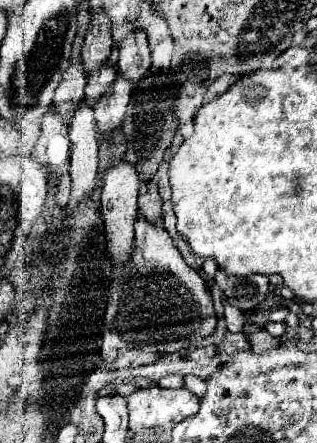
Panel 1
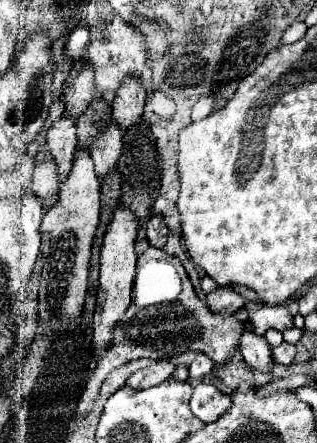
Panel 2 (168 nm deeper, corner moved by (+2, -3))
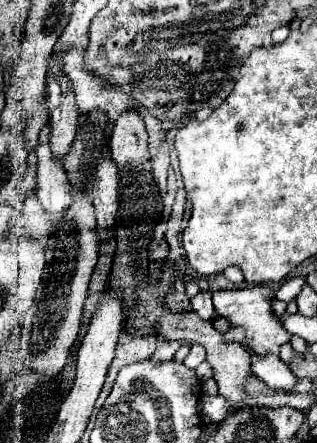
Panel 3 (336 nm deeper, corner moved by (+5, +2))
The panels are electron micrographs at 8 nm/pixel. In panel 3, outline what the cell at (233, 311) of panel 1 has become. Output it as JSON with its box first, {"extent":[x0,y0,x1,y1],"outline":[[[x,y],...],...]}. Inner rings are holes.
{"extent":[252,355,298,393],"outline":[[[252,355],[252,373],[276,391],[292,393],[292,387],[298,385],[298,377],[276,355]]]}

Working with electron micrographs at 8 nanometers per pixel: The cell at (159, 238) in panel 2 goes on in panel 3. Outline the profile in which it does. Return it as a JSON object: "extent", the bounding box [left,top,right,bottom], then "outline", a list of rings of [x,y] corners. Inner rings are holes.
{"extent":[148,241,168,261],"outline":[[[154,241],[150,245],[148,255],[150,255],[152,261],[160,261],[160,259],[164,261],[164,259],[168,259],[168,243],[166,241]]]}

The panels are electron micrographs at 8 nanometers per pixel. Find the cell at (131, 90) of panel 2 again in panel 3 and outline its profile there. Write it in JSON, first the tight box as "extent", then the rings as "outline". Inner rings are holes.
{"extent":[110,111,148,169],"outline":[[[124,111],[120,119],[114,123],[114,131],[110,137],[112,159],[120,169],[128,167],[128,163],[146,163],[148,161],[148,135],[144,129],[144,121],[138,111]]]}

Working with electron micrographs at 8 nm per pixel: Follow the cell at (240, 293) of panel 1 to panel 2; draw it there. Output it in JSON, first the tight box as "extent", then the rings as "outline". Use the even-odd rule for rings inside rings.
{"extent":[207,288,243,316],"outline":[[[217,288],[211,294],[207,294],[207,306],[211,312],[221,314],[221,316],[229,316],[233,312],[237,312],[239,308],[243,308],[243,298],[231,290],[231,288]],[[229,310],[229,312],[223,312]]]}

